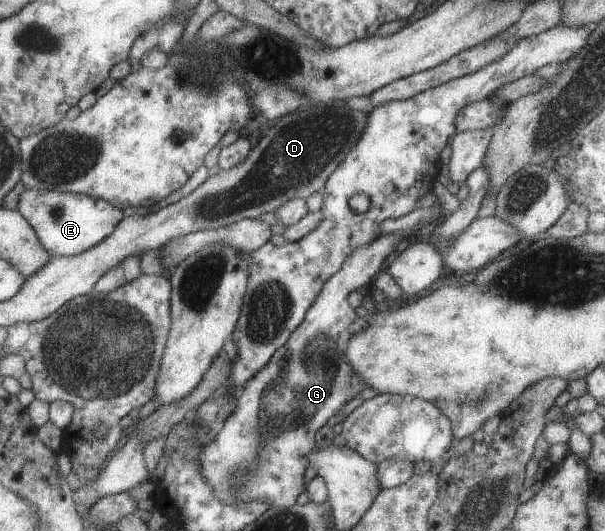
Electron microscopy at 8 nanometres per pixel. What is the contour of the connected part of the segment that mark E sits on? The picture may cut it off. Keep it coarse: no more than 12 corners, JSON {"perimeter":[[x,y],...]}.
{"perimeter":[[25,189],[17,212],[50,257],[73,256],[123,219],[107,201]]}

